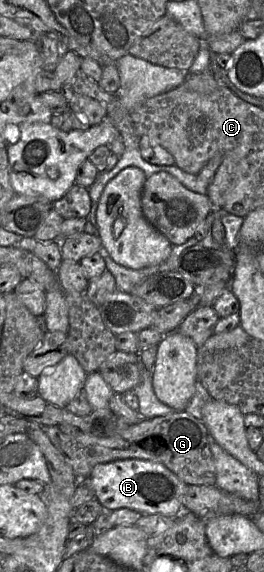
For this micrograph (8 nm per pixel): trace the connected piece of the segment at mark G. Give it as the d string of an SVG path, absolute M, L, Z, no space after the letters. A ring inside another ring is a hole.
M185 410L150 419L142 418L112 436L96 436L82 431L76 435L67 435L54 425L44 427L44 431L79 480L88 477L97 464L142 459L164 465L186 485L216 484L215 463L207 440L208 430L202 420Z

